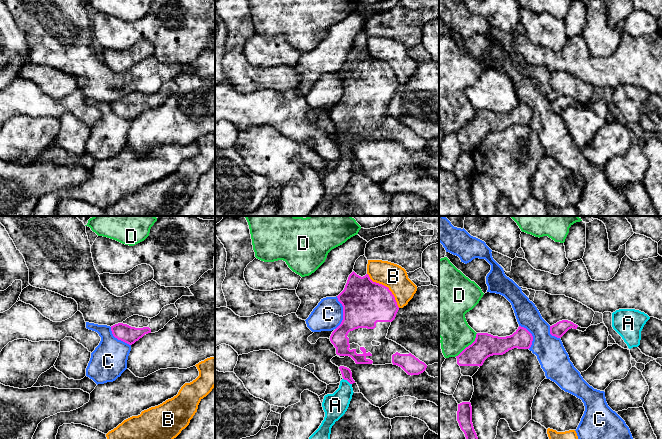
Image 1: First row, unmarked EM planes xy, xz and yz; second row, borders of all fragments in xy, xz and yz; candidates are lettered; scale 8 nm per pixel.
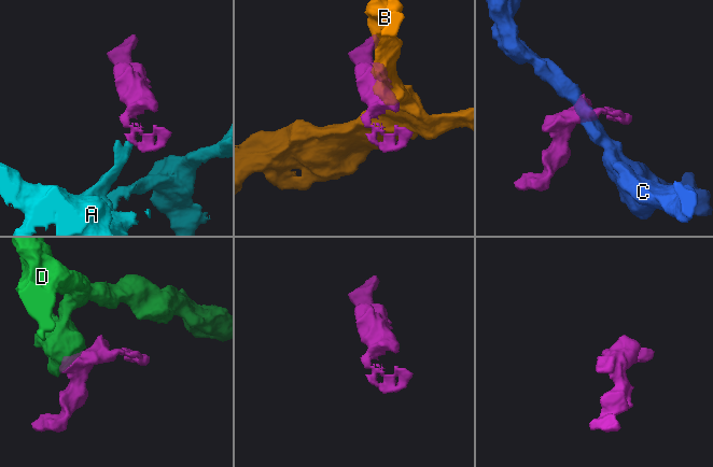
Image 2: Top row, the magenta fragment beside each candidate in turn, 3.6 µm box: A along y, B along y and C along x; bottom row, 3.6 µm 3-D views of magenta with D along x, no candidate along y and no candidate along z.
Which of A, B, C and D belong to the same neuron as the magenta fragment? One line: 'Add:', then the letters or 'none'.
Add: A

